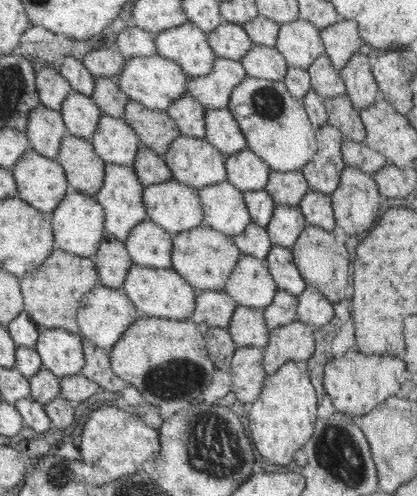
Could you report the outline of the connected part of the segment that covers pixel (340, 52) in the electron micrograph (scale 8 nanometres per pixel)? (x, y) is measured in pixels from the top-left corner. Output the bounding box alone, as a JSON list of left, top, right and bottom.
[320,18,362,70]

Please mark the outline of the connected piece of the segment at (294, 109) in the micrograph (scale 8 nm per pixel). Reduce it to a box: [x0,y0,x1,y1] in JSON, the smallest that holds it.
[227,78,318,171]

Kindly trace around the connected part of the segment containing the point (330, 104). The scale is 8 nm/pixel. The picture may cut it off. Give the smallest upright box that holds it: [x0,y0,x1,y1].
[323,94,366,143]

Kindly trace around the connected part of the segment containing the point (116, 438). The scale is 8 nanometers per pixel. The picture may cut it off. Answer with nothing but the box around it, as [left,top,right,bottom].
[82,405,160,478]

